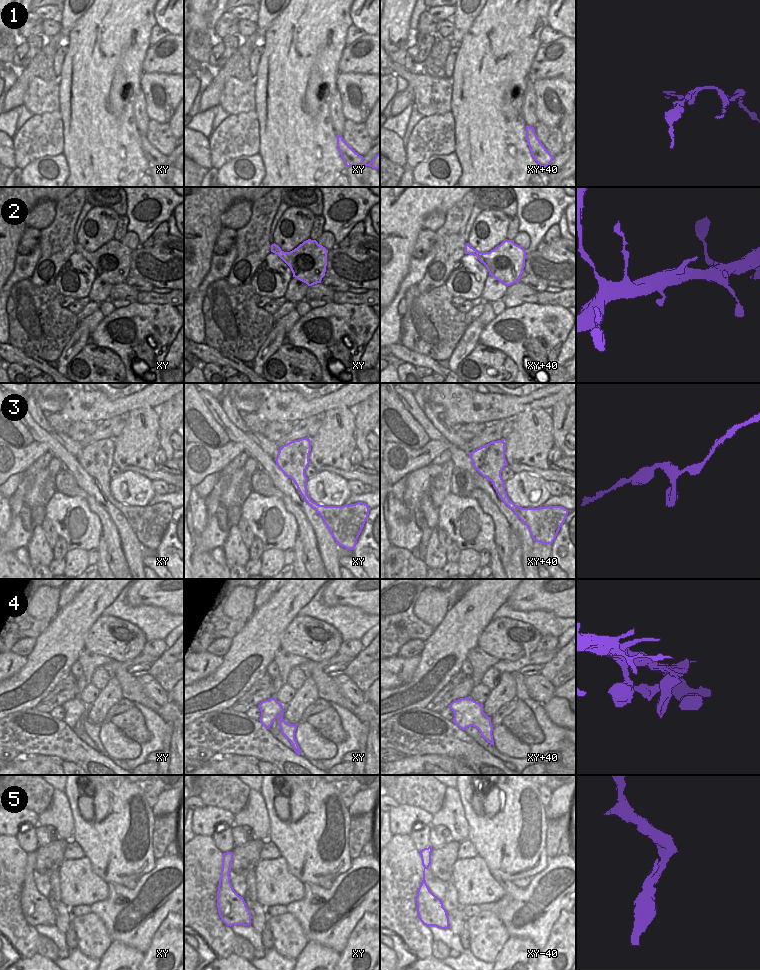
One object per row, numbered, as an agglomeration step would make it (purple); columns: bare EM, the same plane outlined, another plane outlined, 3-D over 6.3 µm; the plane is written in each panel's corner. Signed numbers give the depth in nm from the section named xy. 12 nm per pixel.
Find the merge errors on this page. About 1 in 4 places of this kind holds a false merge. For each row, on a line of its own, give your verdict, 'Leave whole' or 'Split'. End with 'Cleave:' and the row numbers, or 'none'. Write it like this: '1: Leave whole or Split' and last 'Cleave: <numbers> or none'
1: Split
2: Leave whole
3: Leave whole
4: Leave whole
5: Leave whole
Cleave: 1

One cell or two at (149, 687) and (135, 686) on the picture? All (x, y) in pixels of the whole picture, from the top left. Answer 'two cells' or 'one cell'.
two cells

